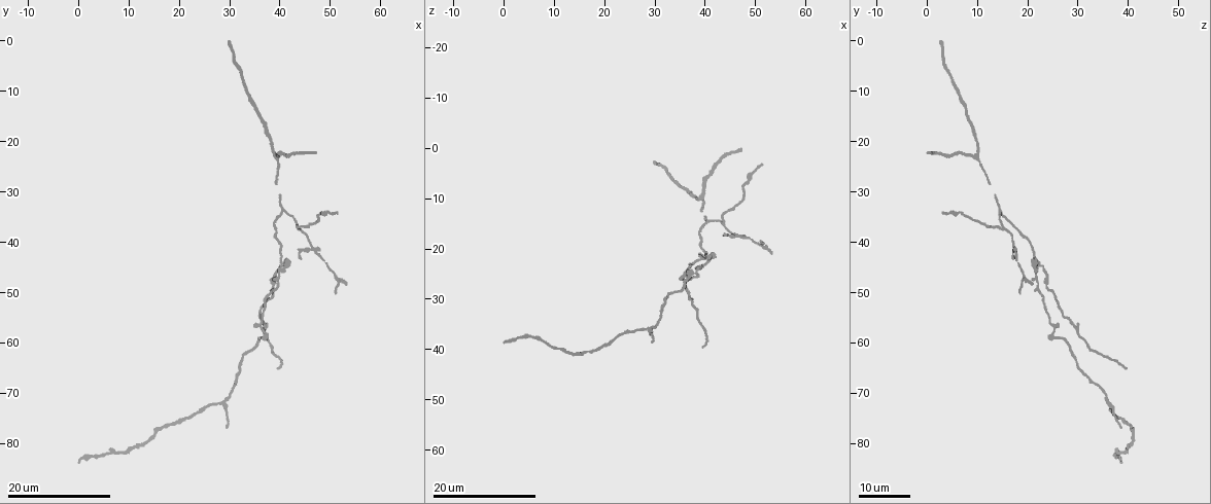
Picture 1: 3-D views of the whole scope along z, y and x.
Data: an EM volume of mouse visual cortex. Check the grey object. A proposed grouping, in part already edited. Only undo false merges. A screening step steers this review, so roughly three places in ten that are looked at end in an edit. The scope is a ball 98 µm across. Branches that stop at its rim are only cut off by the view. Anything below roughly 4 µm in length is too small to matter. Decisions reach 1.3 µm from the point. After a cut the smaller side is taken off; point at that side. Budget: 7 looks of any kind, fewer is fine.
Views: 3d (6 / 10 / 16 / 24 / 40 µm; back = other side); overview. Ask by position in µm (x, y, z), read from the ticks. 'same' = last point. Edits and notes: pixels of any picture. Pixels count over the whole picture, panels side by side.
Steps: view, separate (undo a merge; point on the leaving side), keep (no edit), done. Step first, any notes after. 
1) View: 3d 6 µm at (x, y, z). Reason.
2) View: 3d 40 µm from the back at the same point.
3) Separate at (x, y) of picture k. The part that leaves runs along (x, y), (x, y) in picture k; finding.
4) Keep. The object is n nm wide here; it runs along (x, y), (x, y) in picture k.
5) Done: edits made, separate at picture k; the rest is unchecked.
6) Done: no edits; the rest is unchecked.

View: 3d 24 µm at (28.5, 71.5, 36.0). Two arms at a narrow angle.

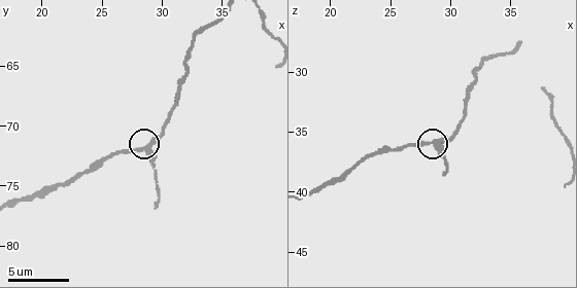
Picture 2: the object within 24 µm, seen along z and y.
View: 3d 10 µm at (28.8, 72.0, 36.2).

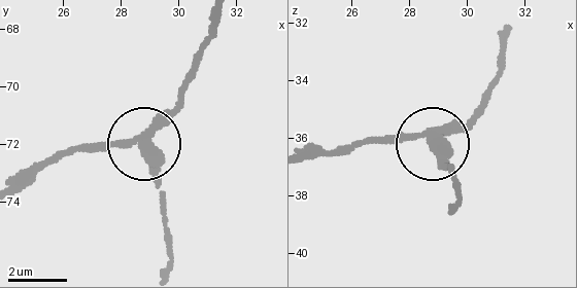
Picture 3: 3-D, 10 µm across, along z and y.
Separate at (120, 147) of picture 3. 4 arms meet here; two cells meet here.

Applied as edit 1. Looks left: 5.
View: 3d 24 µm at (40.5, 45.0, 22.5). A fork.

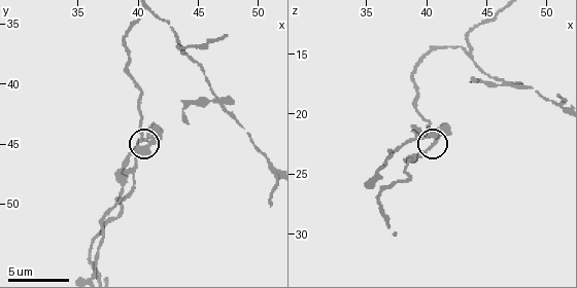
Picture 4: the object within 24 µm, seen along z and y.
View: 3d 6 µm at (40.4, 44.6, 22.2).

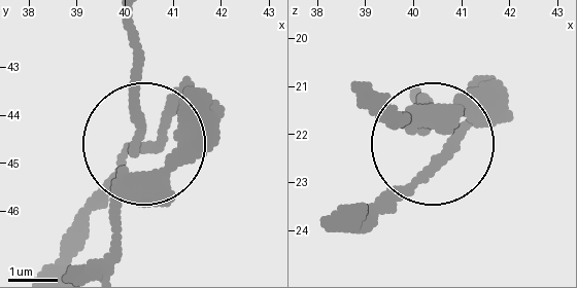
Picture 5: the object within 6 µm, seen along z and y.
View: 3d 6 µm from the back at (40.60, 44.60, 22.20).

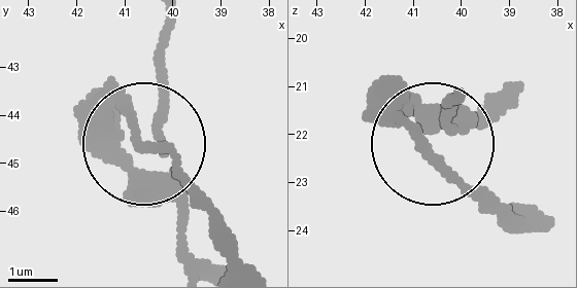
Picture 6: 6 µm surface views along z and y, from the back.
Separate at (117, 138) of picture 6. Two cells meet here.

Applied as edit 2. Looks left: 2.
Done: edits made, separate at picture 3, separate at picture 6; the rest is unchecked.

